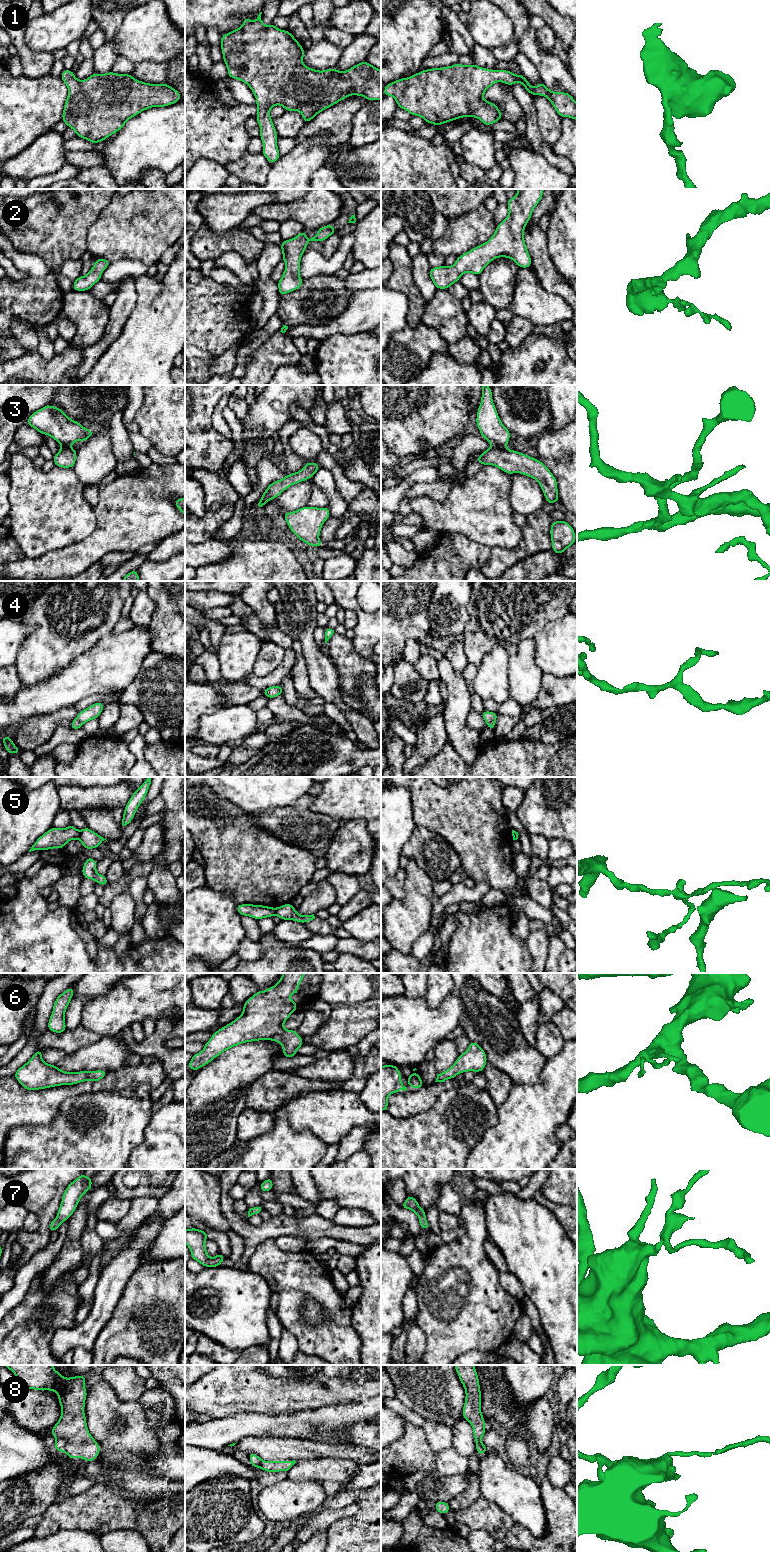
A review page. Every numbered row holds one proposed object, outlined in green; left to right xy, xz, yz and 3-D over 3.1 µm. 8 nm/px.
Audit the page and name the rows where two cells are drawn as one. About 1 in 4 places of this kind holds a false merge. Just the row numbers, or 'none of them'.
3, 5, 8

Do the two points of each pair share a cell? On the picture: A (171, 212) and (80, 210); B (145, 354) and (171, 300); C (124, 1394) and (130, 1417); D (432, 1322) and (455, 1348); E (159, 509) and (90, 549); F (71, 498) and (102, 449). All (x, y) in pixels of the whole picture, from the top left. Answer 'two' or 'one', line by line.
A: two
B: one
C: two
D: one
E: one
F: two

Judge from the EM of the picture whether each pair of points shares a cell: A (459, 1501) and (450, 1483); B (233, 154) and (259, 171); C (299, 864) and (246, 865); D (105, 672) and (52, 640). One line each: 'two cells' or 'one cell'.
A: two cells
B: two cells
C: one cell
D: two cells

